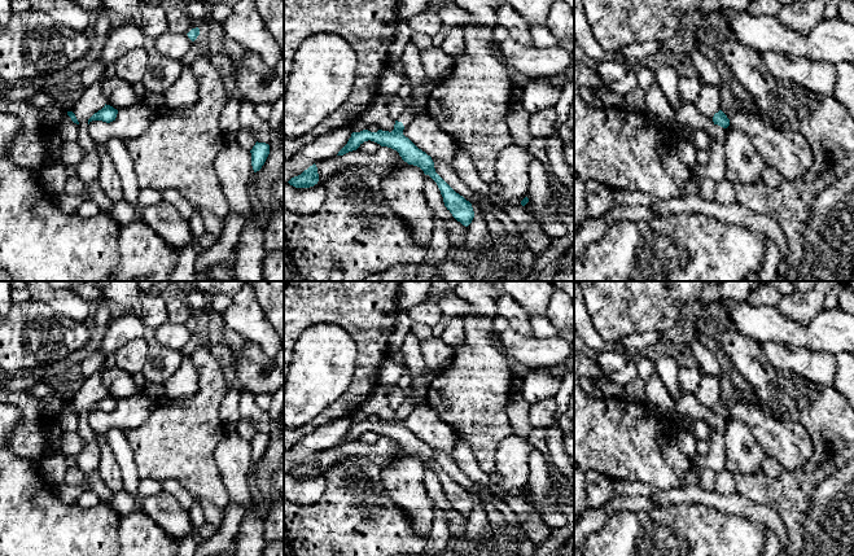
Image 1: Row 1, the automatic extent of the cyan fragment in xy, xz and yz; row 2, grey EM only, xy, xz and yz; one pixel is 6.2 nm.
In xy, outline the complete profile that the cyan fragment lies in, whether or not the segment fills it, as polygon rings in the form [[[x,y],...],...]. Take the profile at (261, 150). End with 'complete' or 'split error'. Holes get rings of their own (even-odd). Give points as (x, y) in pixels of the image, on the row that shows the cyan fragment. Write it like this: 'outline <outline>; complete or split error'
outline [[[255,143],[253,149],[250,150],[251,153],[251,166],[254,172],[259,171],[262,166],[264,165],[268,154],[270,154],[270,145],[266,143]]]; complete

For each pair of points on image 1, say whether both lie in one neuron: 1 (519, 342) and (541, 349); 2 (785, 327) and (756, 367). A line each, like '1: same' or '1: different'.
1: same
2: different

